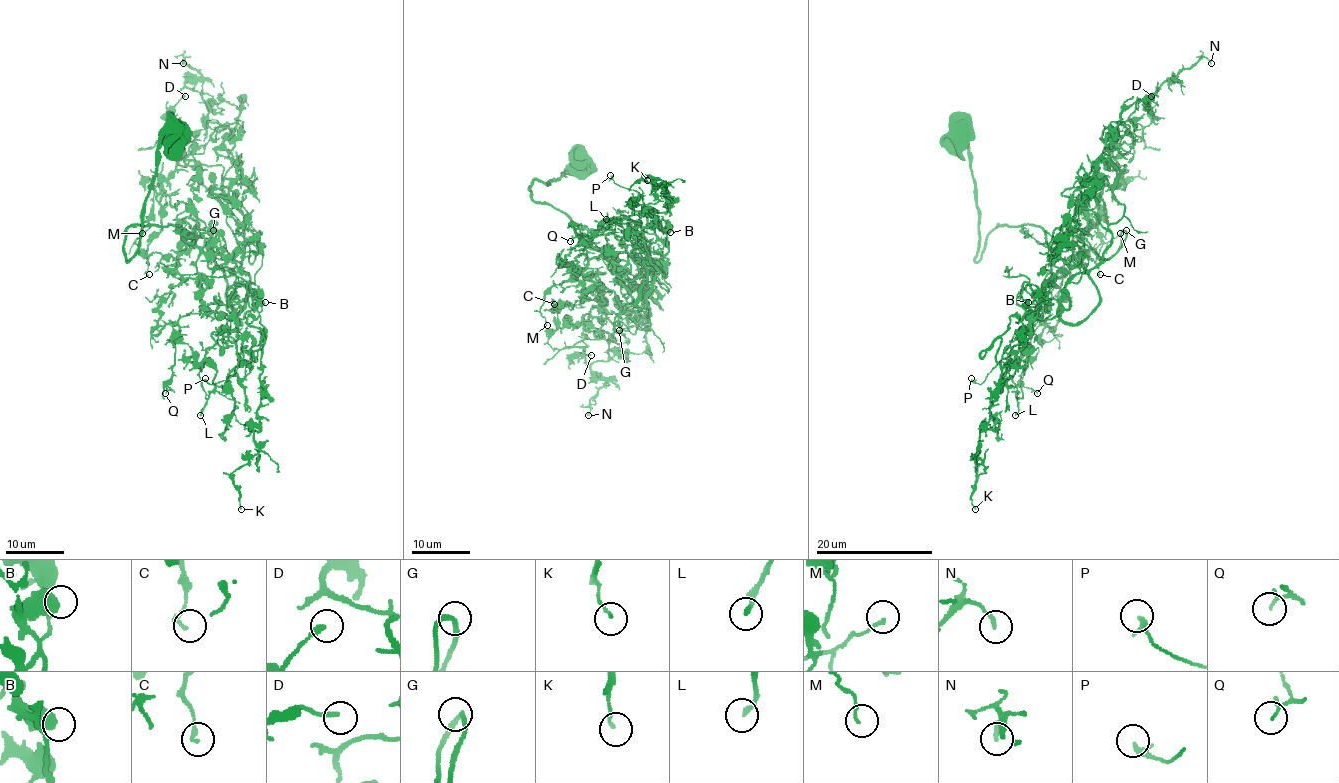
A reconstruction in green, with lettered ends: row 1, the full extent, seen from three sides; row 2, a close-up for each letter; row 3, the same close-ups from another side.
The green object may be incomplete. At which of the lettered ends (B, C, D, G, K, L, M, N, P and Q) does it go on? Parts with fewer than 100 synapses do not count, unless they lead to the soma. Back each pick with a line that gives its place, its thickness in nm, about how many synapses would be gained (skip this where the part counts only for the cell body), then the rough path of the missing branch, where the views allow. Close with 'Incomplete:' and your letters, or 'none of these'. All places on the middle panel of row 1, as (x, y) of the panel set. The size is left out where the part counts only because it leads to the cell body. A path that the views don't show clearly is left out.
Incomplete: none of these

